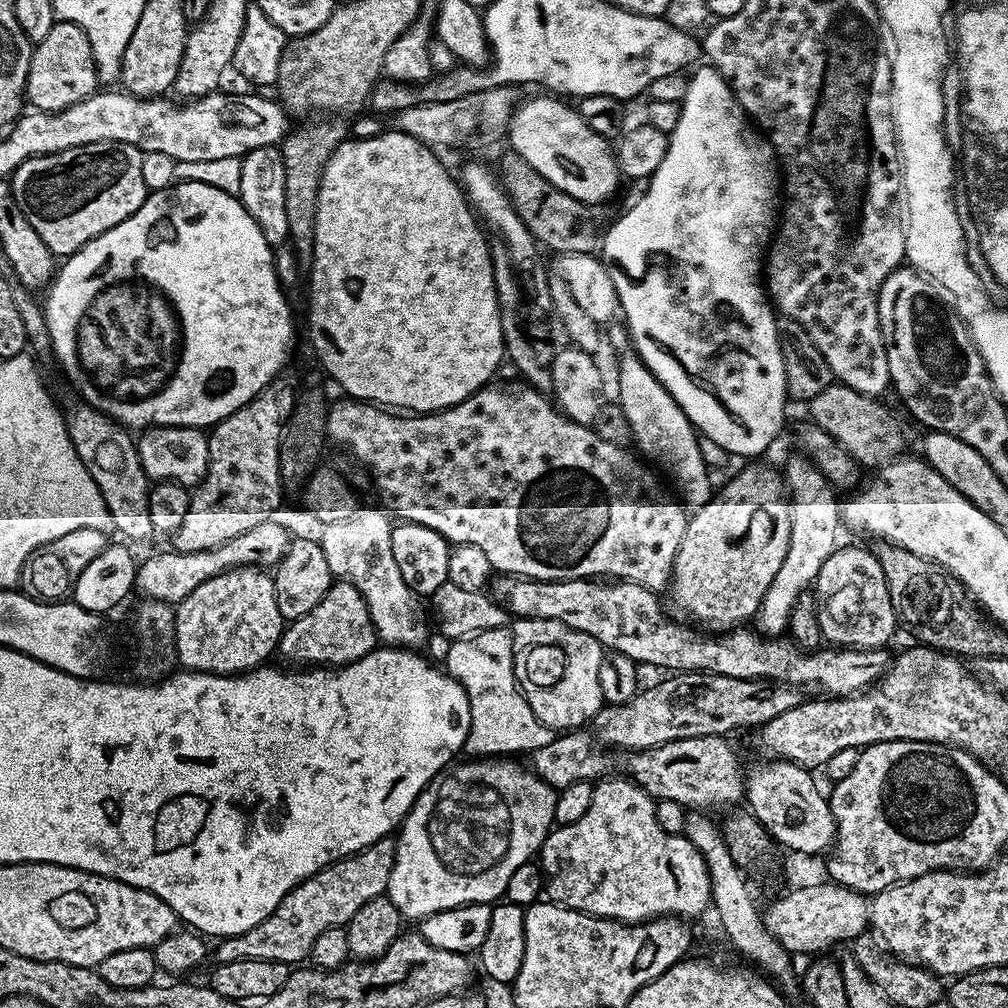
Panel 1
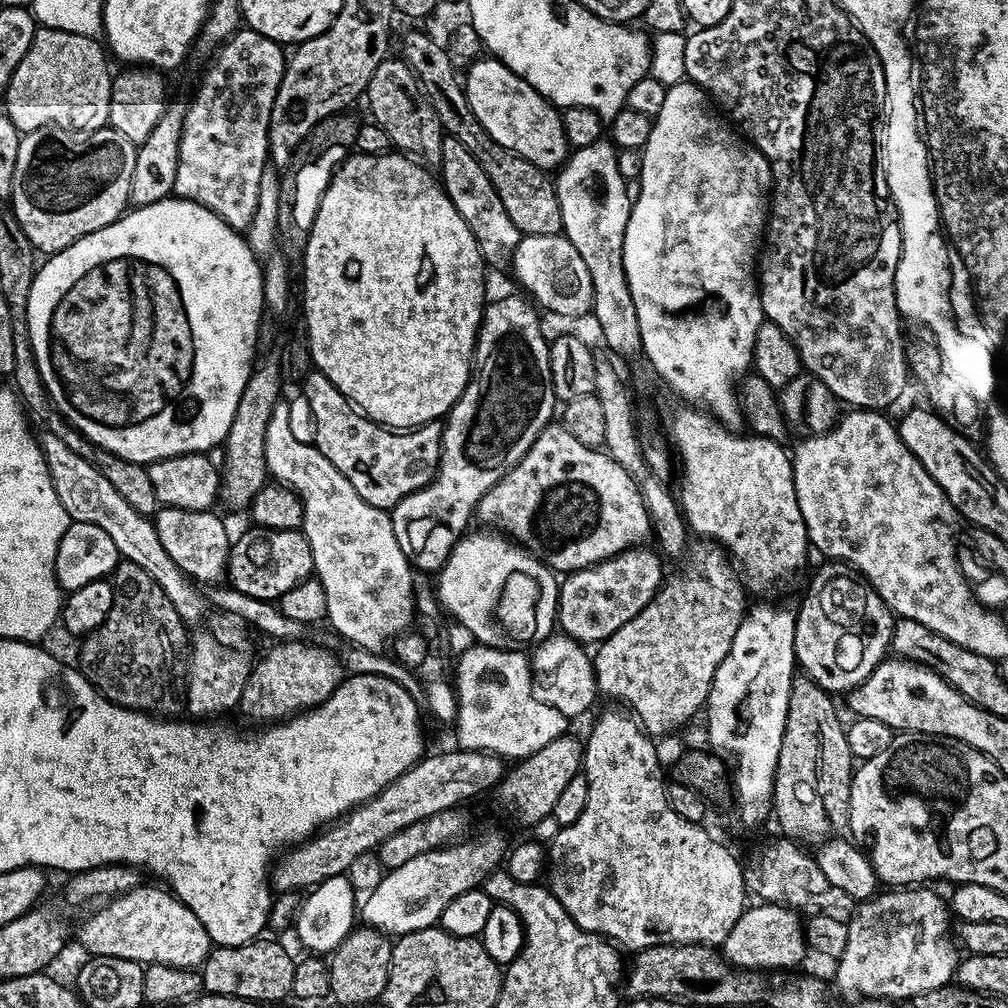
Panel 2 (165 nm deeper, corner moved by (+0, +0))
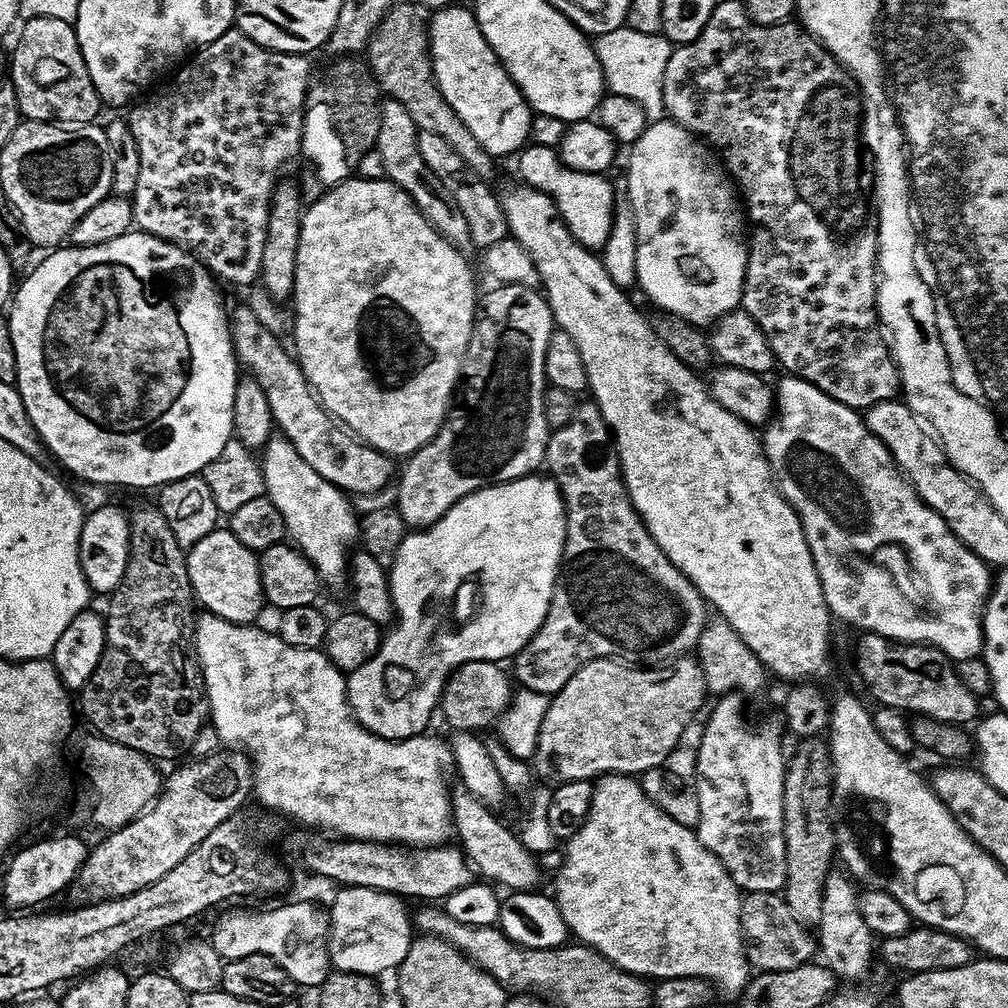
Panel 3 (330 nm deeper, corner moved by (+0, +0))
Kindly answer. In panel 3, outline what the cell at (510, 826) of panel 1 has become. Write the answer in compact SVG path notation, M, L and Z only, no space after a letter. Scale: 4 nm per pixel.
M347 886L341 887L337 896L330 905L328 915L328 963L337 972L351 972L354 975L364 975L369 977L379 977L379 972L391 973L393 970L399 969L400 963L406 958L408 947L412 945L414 926L410 921L410 912L404 909L405 901L399 896L393 896L391 892L377 892L375 888L350 888Z

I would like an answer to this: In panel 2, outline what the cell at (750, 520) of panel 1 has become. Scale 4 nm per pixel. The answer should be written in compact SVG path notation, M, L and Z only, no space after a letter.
M704 538L689 543L687 551L684 553L678 565L680 565L680 569L677 570L676 576L670 577L669 580L667 577L667 579L661 583L660 591L657 592L655 598L651 600L634 619L630 622L626 622L626 626L614 630L614 634L610 634L610 638L600 641L594 652L597 689L599 689L603 695L605 692L612 700L621 700L621 702L625 704L623 707L627 709L629 713L634 714L640 727L652 738L664 736L667 732L672 732L675 728L682 727L699 708L701 711L701 709L707 705L708 695L710 694L712 683L714 682L714 674L718 670L720 663L726 658L726 654L730 650L730 642L734 642L734 634L738 634L738 626L744 621L744 614L746 611L746 603L744 604L746 589L742 583L741 577L738 575L733 561L729 559L715 543L709 542Z

